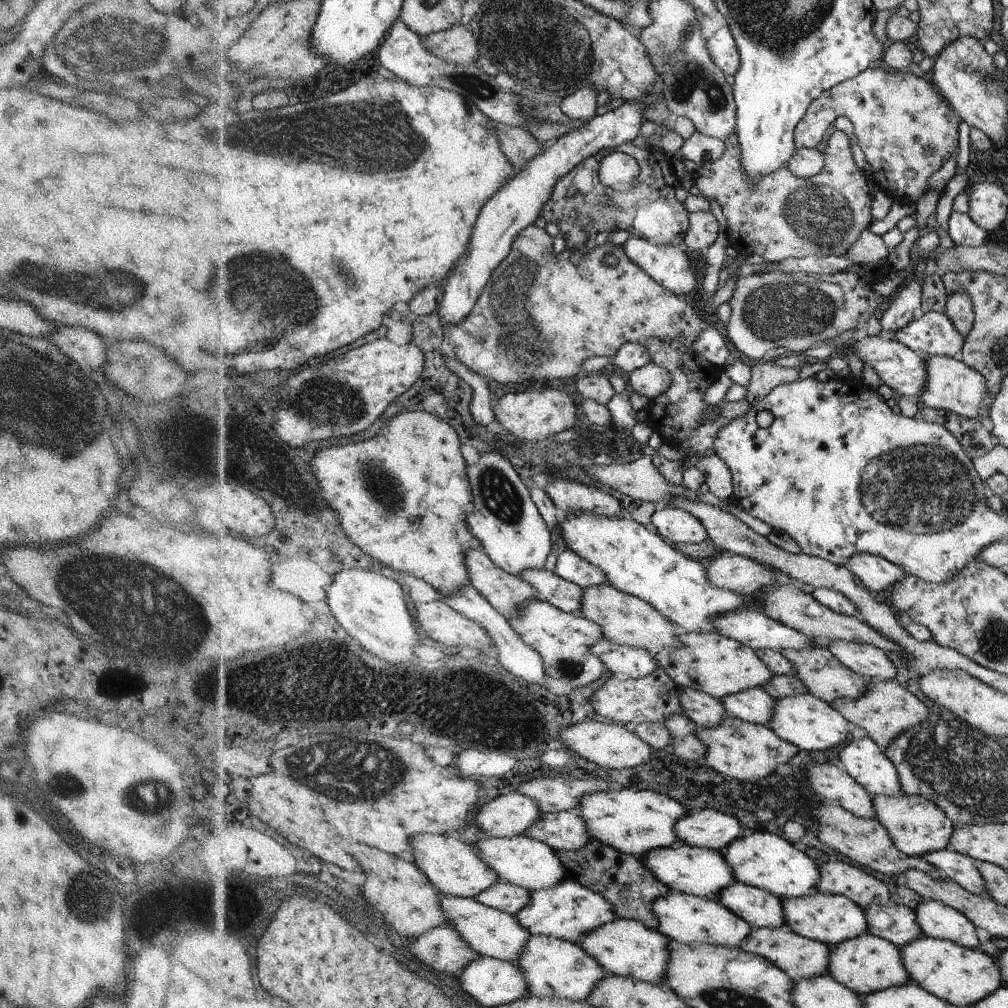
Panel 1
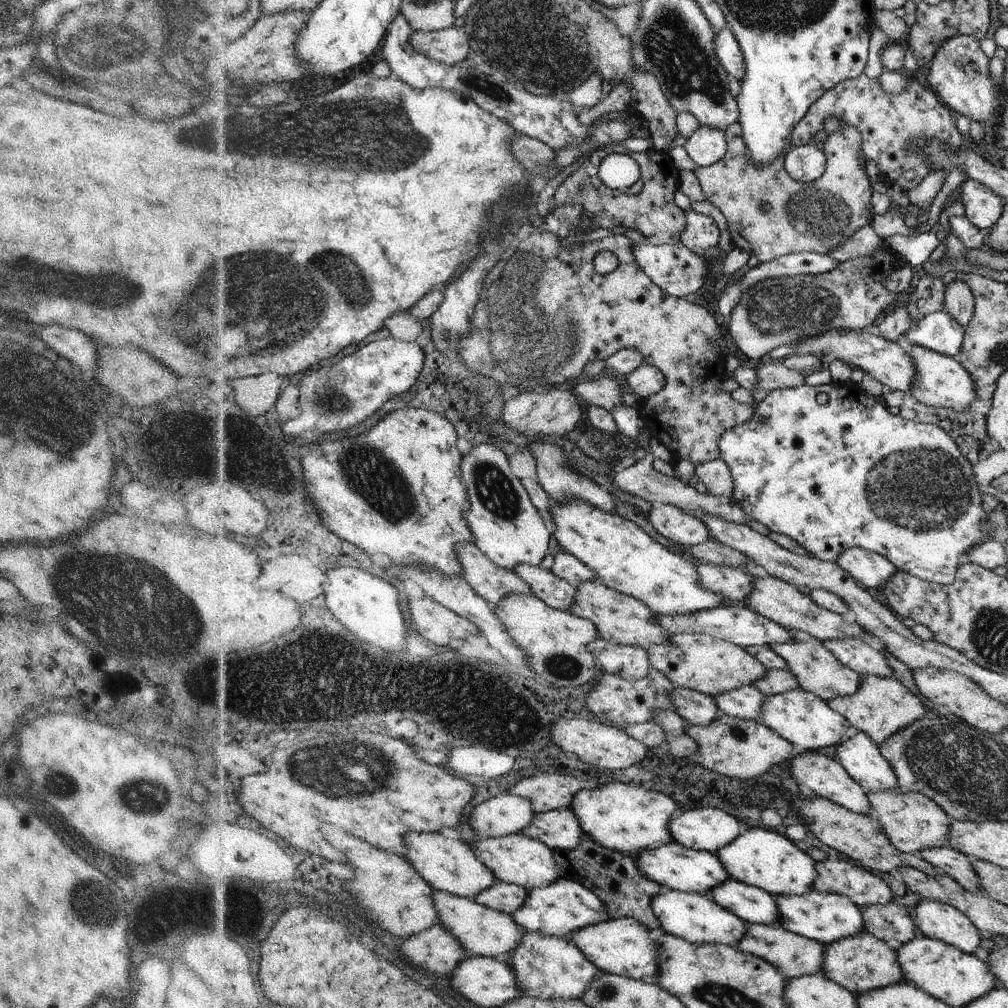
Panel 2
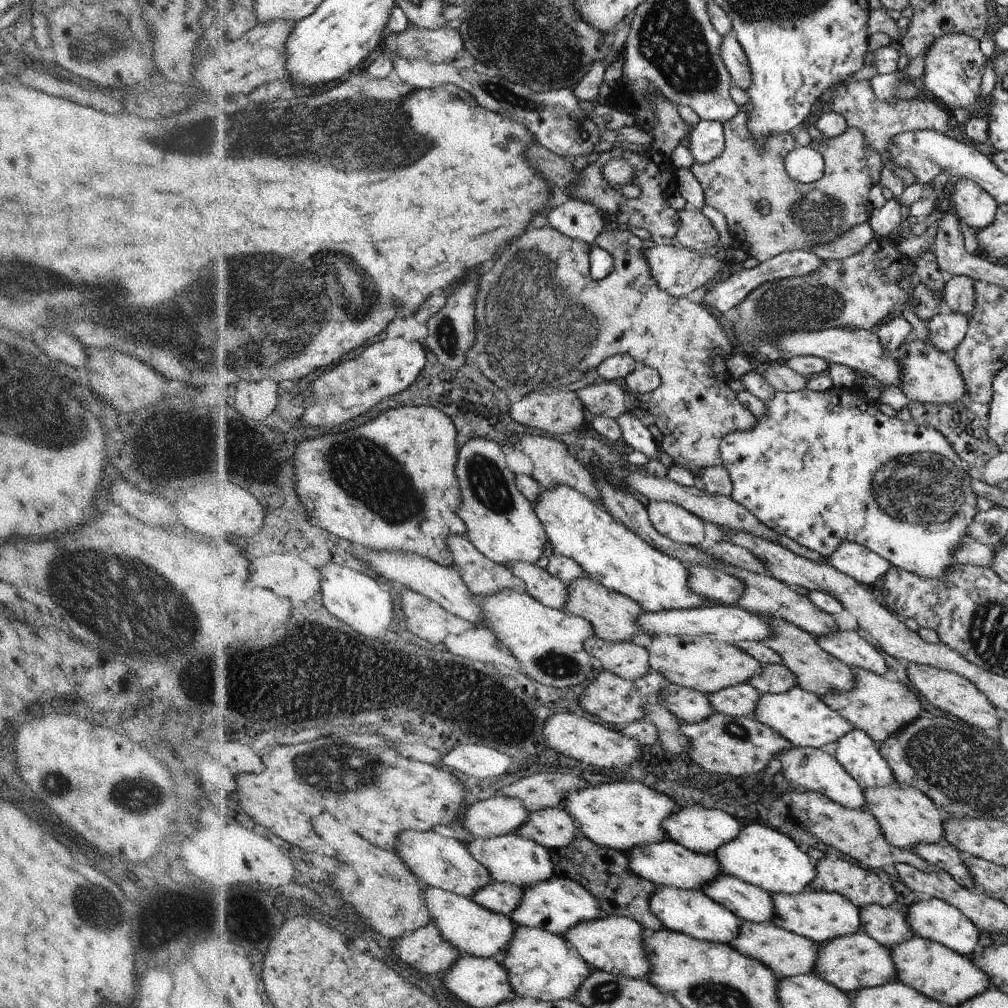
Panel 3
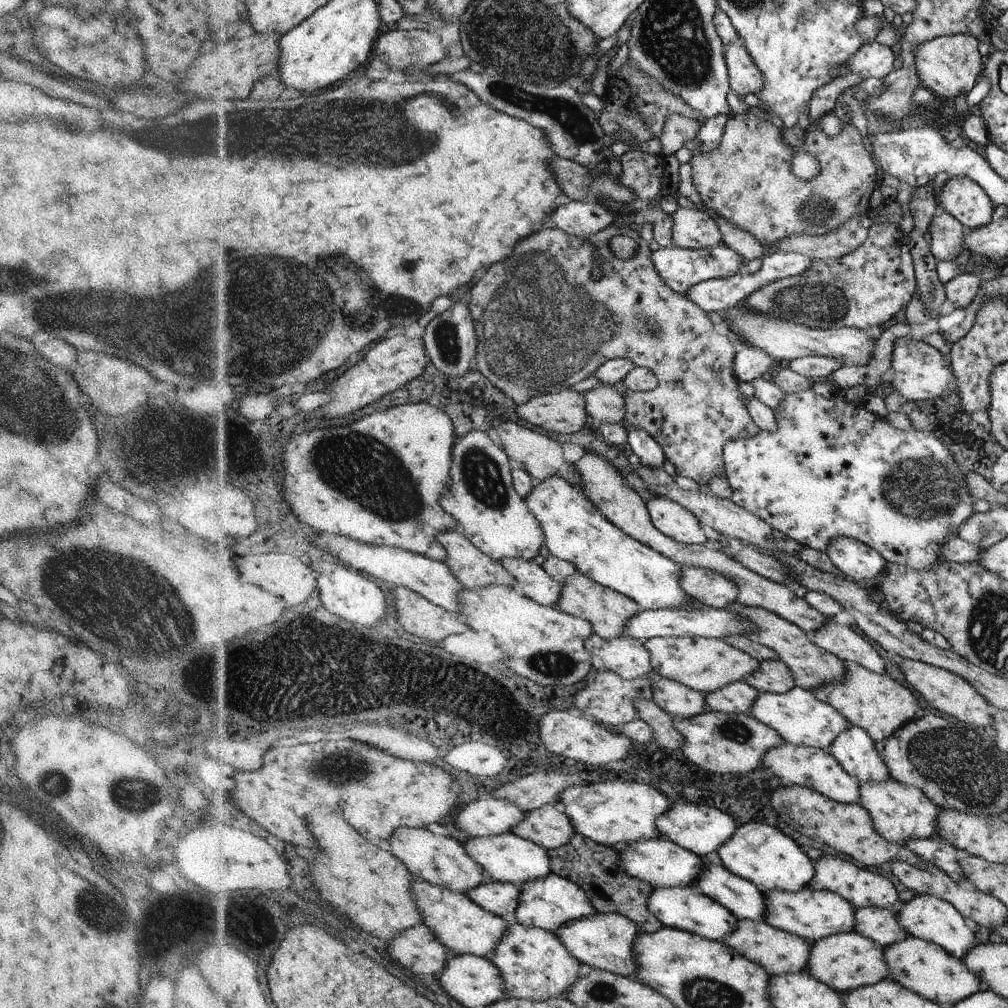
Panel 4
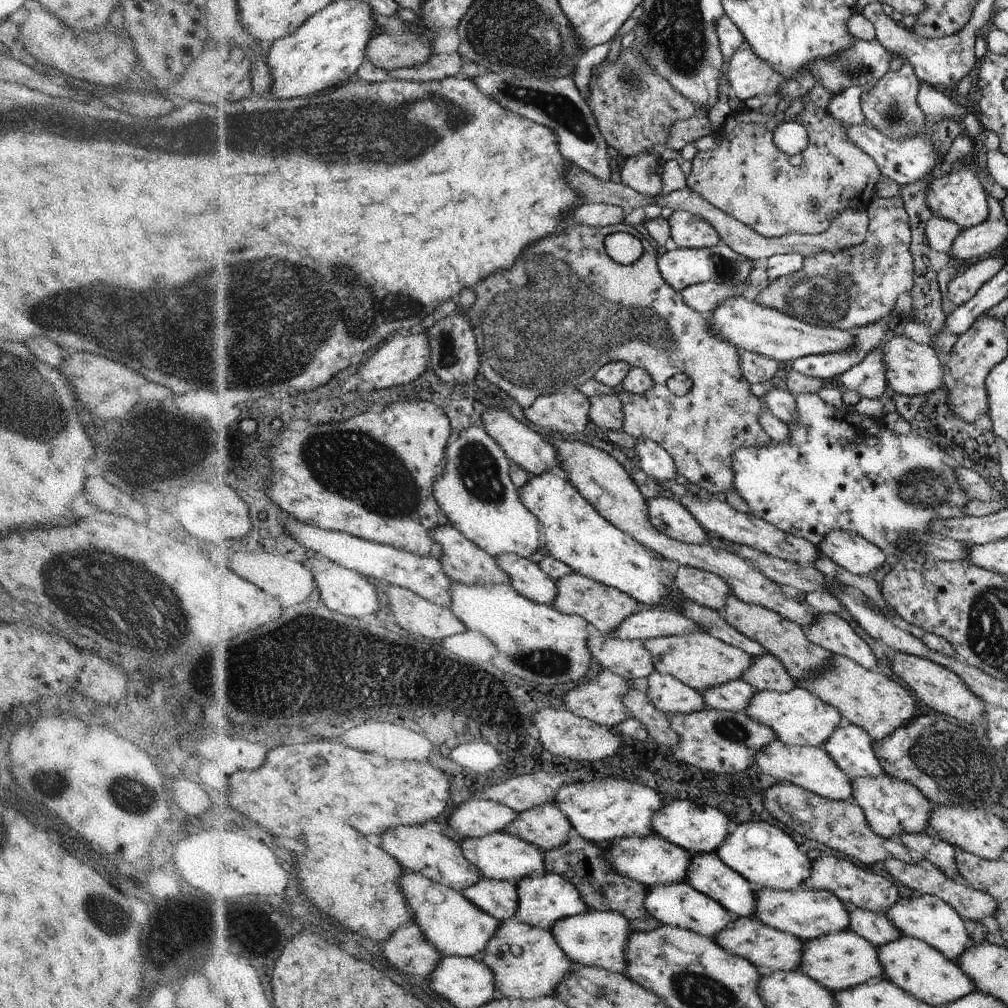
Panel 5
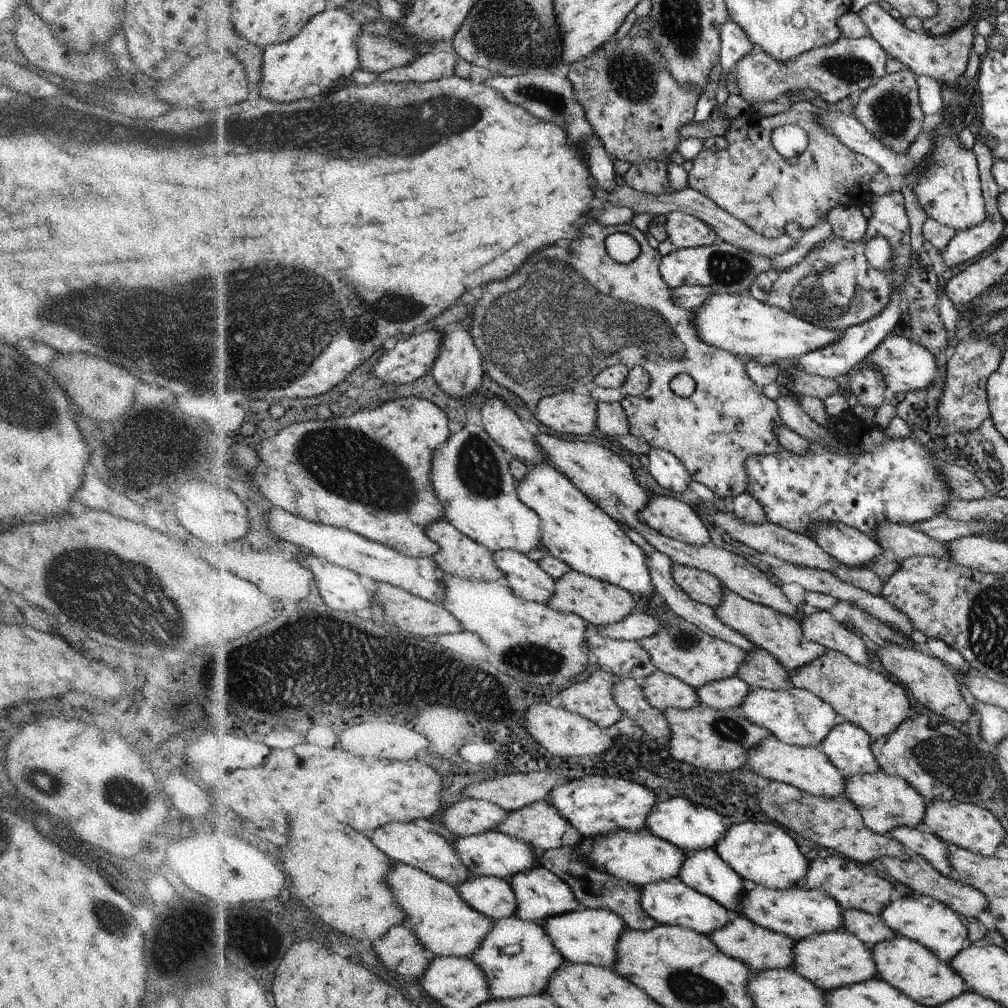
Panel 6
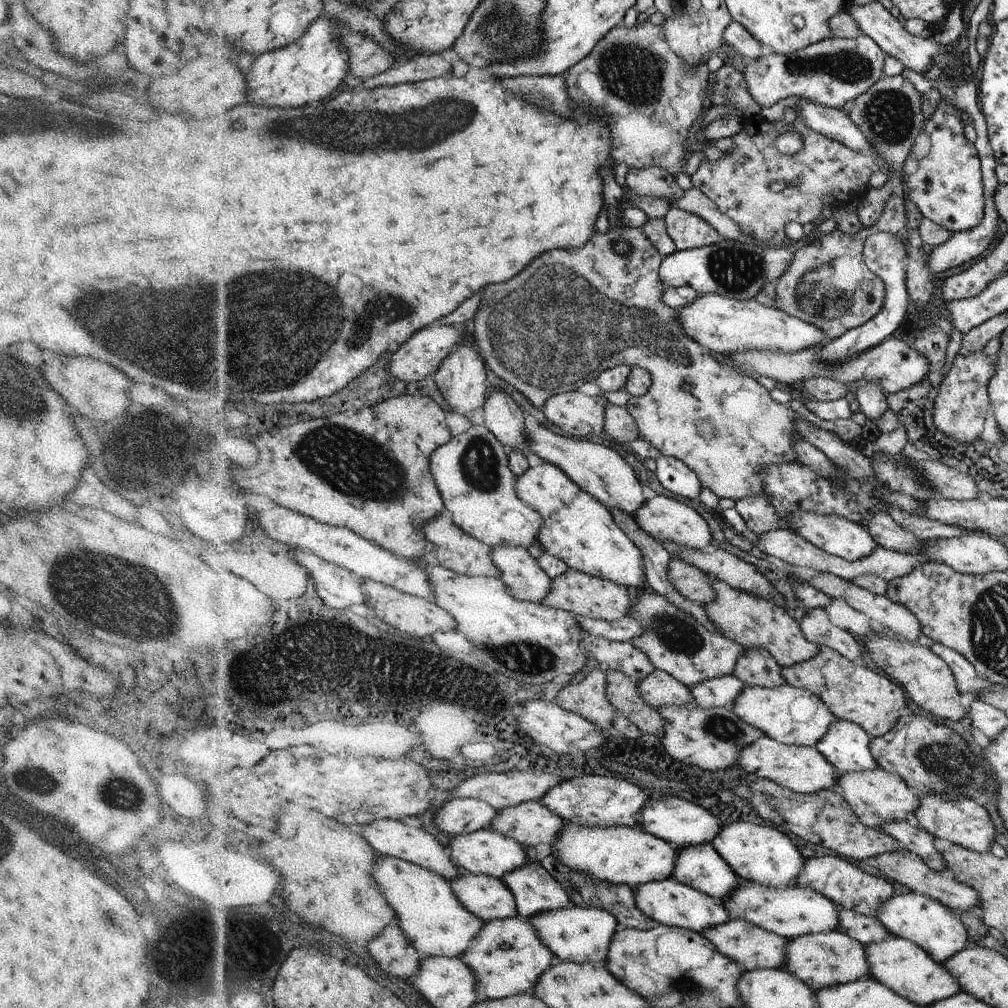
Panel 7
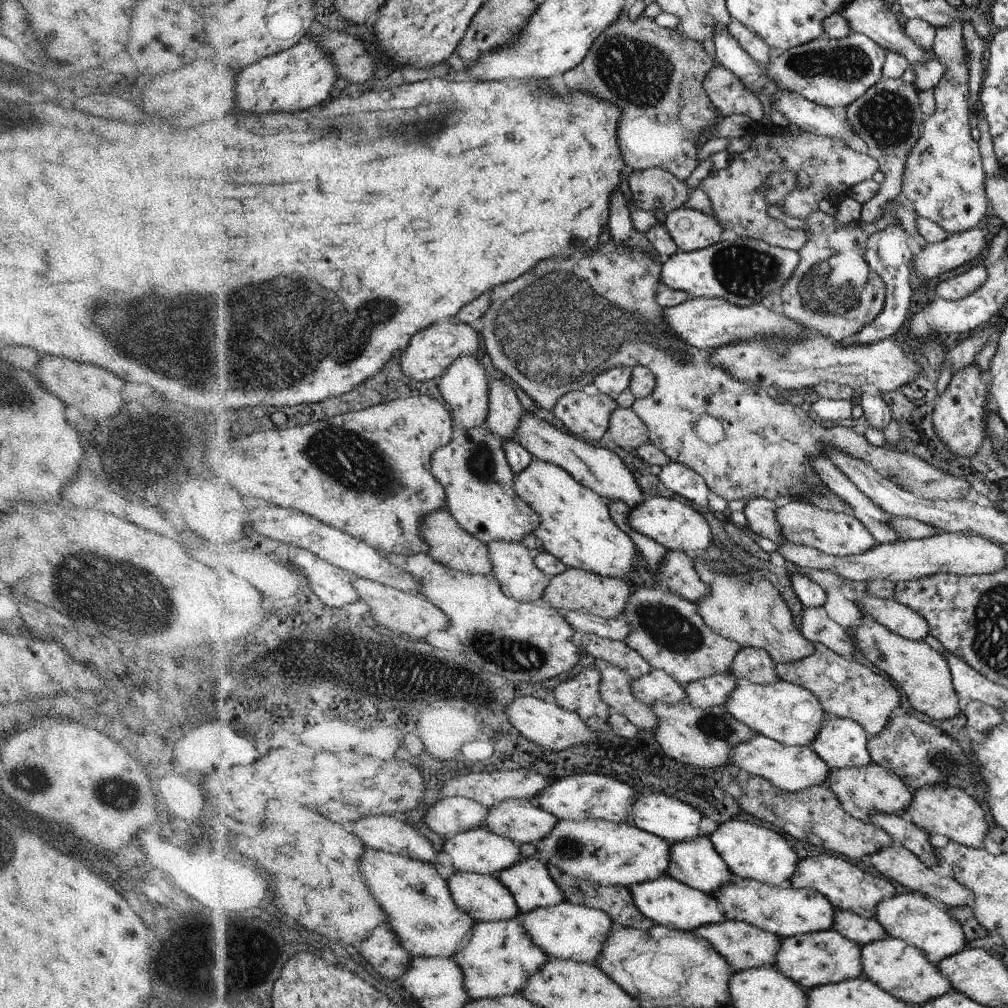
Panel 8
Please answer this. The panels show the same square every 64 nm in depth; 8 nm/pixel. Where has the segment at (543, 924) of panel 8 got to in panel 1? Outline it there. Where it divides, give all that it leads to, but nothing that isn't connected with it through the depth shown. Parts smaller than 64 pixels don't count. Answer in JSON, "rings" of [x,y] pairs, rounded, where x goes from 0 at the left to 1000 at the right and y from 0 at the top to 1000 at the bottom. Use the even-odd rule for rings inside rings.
{"rings":[[[609,912],[591,923],[579,927],[574,938],[591,954],[595,954],[602,965],[631,971],[633,973],[658,976],[663,961],[663,935],[665,932],[655,924],[642,920],[629,912]]]}

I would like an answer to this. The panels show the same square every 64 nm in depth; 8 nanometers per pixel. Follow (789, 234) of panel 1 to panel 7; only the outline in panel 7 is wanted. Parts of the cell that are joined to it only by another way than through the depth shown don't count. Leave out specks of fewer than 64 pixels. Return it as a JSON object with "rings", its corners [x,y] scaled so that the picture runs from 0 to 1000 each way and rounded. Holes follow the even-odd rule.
{"rings":[[[750,114],[746,117],[739,116],[737,125],[738,127],[730,135],[726,135],[728,149],[720,150],[710,161],[704,161],[702,156],[698,156],[690,171],[685,176],[688,185],[705,196],[706,200],[714,205],[714,210],[718,210],[722,216],[731,220],[736,230],[763,246],[792,246],[794,244],[795,240],[786,239],[779,230],[782,228],[782,220],[786,220],[786,218],[802,227],[808,216],[811,216],[814,208],[817,208],[817,204],[834,206],[845,200],[853,202],[858,196],[859,190],[862,189],[859,188],[859,185],[861,185],[863,175],[873,168],[873,162],[867,158],[865,153],[857,155],[837,145],[837,142],[804,129],[794,115],[791,115],[789,122],[786,123],[780,117],[779,120],[764,121]],[[786,129],[796,135],[798,145],[790,153],[782,155],[770,147],[770,137],[777,131]]]}

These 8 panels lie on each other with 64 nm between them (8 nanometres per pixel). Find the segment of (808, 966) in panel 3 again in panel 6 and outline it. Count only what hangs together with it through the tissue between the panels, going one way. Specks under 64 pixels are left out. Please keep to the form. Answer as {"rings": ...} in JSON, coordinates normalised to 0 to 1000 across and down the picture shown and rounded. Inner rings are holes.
{"rings":[[[727,908],[726,915],[720,919],[702,927],[702,931],[709,935],[712,942],[718,946],[738,954],[744,959],[745,964],[758,964],[766,961],[784,961],[789,950],[789,932],[779,927],[760,923],[757,919],[752,919],[746,913],[742,913],[738,908]]]}

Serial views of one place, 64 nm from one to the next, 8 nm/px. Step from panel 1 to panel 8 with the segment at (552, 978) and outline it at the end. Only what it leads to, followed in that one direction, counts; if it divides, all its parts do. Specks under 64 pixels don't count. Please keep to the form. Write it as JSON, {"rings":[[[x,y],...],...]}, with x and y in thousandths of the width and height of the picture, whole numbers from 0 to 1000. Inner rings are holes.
{"rings":[[[513,909],[506,913],[474,915],[461,933],[450,950],[460,962],[460,980],[467,991],[494,990],[518,984],[524,970],[544,952],[543,946],[522,927]]]}

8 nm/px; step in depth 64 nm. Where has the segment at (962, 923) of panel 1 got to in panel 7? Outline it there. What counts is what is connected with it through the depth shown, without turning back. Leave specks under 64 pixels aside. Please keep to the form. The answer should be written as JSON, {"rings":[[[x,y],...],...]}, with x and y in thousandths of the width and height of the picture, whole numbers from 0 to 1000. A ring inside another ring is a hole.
{"rings":[[[905,884],[901,887],[889,888],[889,891],[876,896],[869,910],[884,924],[885,928],[901,932],[909,936],[909,938],[916,939],[933,956],[940,953],[940,950],[946,949],[958,939],[958,933],[960,933],[958,921],[950,913],[950,909],[936,896],[921,891],[919,888]]]}

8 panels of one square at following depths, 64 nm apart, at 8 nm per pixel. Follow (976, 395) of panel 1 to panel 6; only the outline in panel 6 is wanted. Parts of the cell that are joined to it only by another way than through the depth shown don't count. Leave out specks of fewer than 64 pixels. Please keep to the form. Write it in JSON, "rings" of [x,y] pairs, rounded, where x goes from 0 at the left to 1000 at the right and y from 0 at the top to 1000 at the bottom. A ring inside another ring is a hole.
{"rings":[[[881,332],[861,353],[853,359],[852,363],[865,363],[869,365],[877,381],[888,391],[917,387],[921,385],[930,371],[929,354],[925,348],[911,343],[899,332]]]}

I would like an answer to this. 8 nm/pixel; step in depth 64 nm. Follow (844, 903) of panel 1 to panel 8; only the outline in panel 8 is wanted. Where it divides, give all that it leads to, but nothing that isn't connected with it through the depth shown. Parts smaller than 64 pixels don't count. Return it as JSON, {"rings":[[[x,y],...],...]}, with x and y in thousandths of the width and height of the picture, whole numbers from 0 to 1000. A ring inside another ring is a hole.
{"rings":[[[727,870],[724,877],[708,885],[713,894],[718,911],[725,914],[738,914],[756,923],[771,927],[772,931],[788,930],[825,922],[828,917],[828,903],[819,888],[805,881],[766,879],[748,872]]]}

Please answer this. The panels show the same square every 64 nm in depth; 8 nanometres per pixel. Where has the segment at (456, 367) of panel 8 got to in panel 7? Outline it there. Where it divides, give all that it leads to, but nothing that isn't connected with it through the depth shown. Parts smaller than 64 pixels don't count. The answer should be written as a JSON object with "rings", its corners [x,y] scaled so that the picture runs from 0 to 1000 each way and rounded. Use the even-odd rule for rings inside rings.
{"rings":[[[469,340],[452,343],[448,347],[446,355],[440,359],[440,363],[435,367],[435,371],[432,373],[435,383],[438,386],[448,406],[460,413],[463,413],[468,407],[480,403],[483,396],[481,391],[486,387],[482,375],[482,367],[477,350]]]}

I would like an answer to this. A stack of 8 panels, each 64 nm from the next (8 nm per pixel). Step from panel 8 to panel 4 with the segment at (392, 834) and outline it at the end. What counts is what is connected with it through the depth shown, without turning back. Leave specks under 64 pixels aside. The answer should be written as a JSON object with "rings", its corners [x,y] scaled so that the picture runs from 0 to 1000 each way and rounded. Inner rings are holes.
{"rings":[[[397,821],[392,829],[387,831],[385,843],[389,844],[413,871],[421,871],[429,877],[446,881],[446,883],[460,886],[472,882],[484,873],[479,860],[463,846],[463,842],[454,830],[432,827],[425,821]]]}

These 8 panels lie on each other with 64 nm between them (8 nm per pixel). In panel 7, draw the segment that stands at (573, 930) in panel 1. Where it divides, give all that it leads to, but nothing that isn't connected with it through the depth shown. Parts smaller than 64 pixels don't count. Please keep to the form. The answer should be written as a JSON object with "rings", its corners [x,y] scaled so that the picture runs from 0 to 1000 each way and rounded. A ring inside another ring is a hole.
{"rings":[[[524,853],[520,859],[506,863],[498,872],[511,888],[514,908],[521,912],[536,905],[569,898],[563,883],[534,854]]]}

